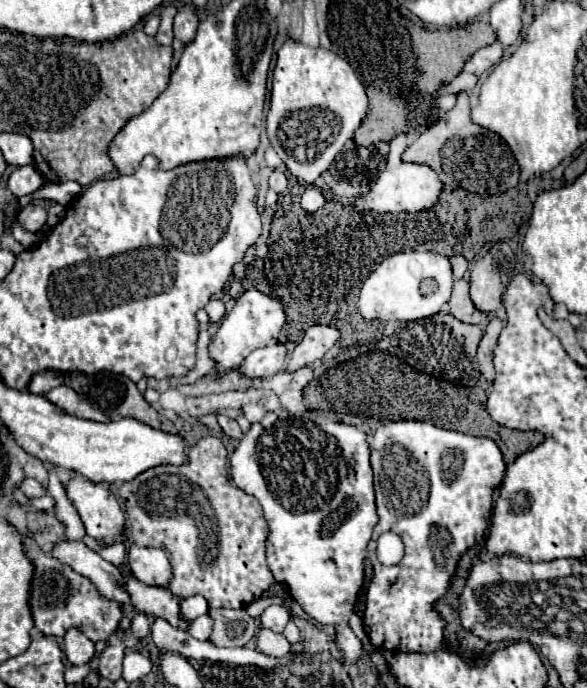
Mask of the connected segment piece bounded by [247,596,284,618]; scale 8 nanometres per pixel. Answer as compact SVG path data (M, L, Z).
M273 596L273 598L259 598L259 600L255 600L253 604L249 604L247 606L247 612L253 616L253 618L257 618L267 606L271 604L284 605L284 601L282 598L277 598L277 596Z

